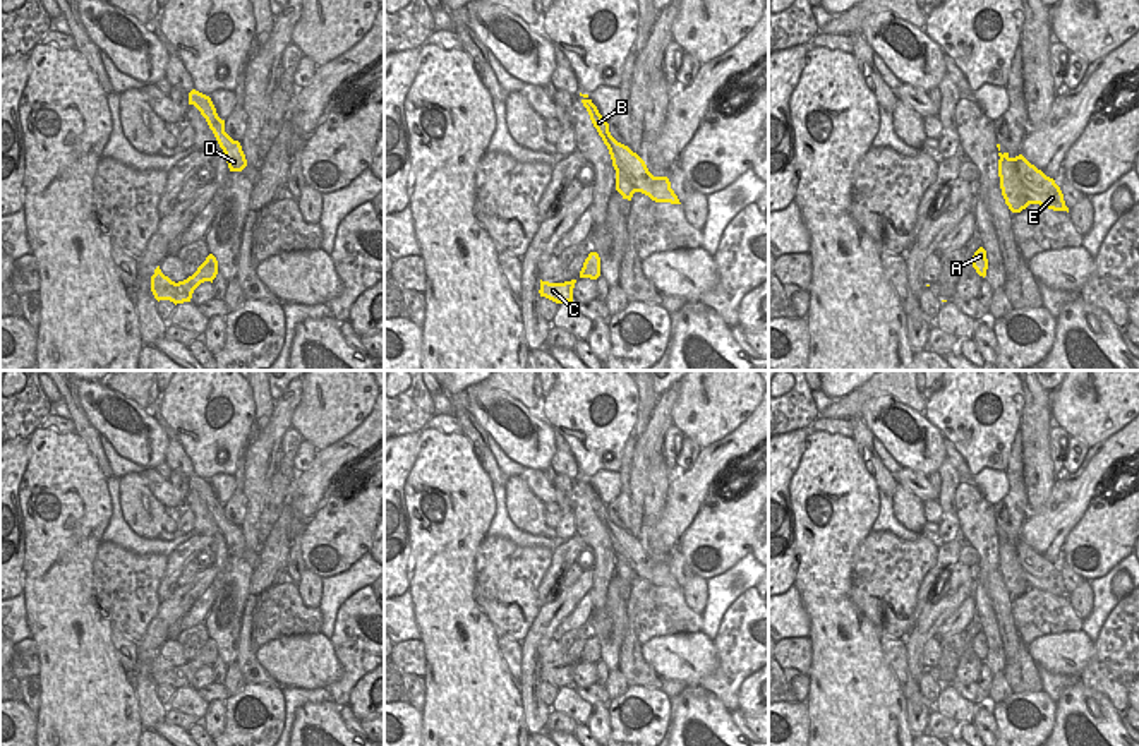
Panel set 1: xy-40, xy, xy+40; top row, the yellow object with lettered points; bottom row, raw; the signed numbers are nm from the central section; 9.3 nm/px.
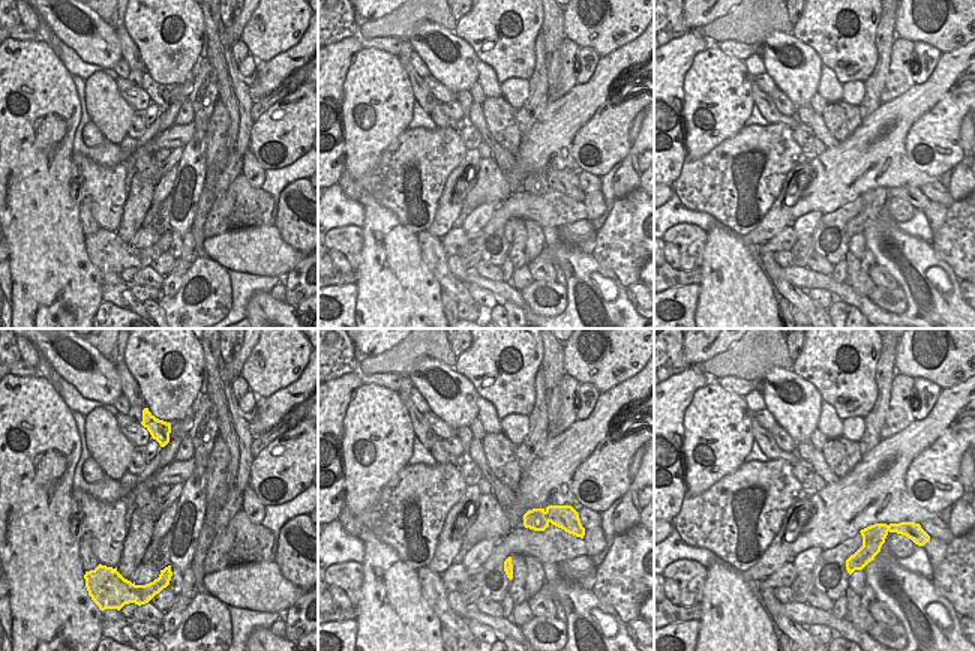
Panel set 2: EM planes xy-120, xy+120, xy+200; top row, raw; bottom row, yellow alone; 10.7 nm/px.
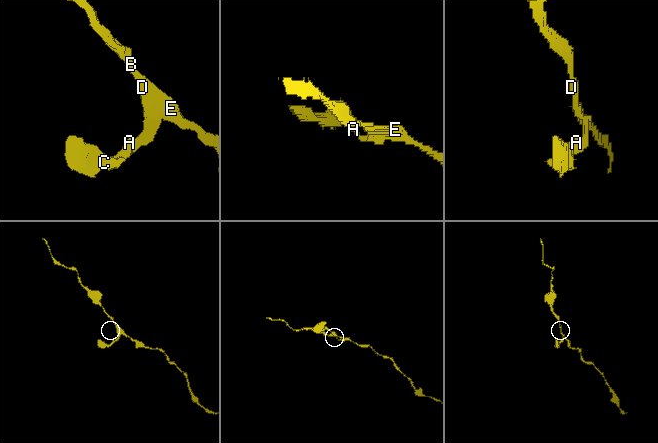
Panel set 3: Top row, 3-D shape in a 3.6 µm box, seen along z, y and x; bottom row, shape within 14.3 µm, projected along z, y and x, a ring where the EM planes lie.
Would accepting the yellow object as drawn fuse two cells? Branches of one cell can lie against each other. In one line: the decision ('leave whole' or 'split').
split

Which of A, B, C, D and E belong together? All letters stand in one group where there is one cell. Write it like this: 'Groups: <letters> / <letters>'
Groups: A C / B D E.

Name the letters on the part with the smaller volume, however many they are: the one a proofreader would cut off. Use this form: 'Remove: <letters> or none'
Remove: A, C.

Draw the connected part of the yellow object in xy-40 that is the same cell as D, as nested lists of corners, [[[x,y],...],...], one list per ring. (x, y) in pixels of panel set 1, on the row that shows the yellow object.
[[[192,89],[189,93],[189,105],[194,105],[201,115],[206,118],[209,129],[213,130],[220,147],[225,153],[230,171],[242,171],[247,166],[245,154],[238,141],[233,141],[225,132],[225,120],[216,113],[216,108],[209,96]]]

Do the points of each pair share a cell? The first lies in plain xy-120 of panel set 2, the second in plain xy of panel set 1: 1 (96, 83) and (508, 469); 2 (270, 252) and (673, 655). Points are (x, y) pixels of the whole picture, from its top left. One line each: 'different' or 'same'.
1: different
2: same

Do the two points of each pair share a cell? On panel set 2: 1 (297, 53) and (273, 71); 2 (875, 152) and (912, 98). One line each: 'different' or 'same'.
1: same
2: same

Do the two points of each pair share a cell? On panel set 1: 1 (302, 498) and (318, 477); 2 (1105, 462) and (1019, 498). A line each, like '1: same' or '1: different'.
1: same
2: different

